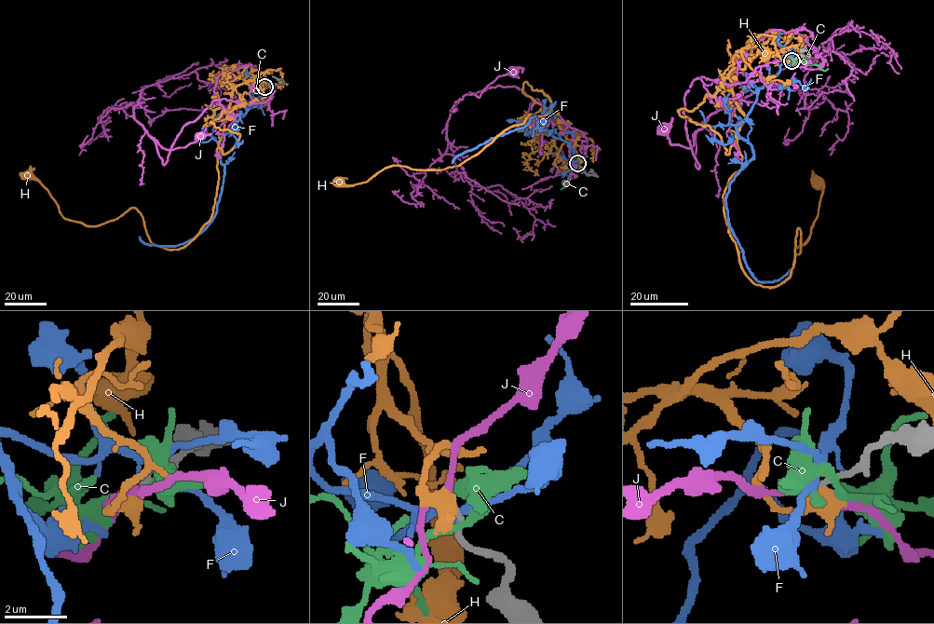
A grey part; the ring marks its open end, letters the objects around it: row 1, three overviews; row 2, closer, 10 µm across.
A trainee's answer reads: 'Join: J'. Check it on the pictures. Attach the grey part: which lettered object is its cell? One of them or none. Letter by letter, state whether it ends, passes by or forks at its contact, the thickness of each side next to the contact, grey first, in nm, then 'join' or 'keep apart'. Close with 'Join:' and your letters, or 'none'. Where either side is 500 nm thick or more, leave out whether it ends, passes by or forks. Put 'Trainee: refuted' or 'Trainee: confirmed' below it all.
C: it passes by | 240/320 nm | keep apart
F: it passes by | 200/160 nm | keep apart
H: it passes by | 160/480 nm | keep apart
J: it passes by | 160/200 nm | join
Join: J
Trainee: confirmed

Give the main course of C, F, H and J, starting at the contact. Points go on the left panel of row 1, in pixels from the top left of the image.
C: (265, 86), (248, 93)
F: (265, 86), (255, 84), (257, 103), (219, 143), (224, 174), (210, 222), (176, 245), (149, 245), (139, 237)
H: (264, 87), (233, 92), (213, 210), (184, 247), (152, 243), (134, 208), (94, 226), (68, 220), (28, 174)
J: (264, 87), (274, 90), (264, 102), (214, 100), (184, 126), (170, 150), (184, 147), (198, 136)

